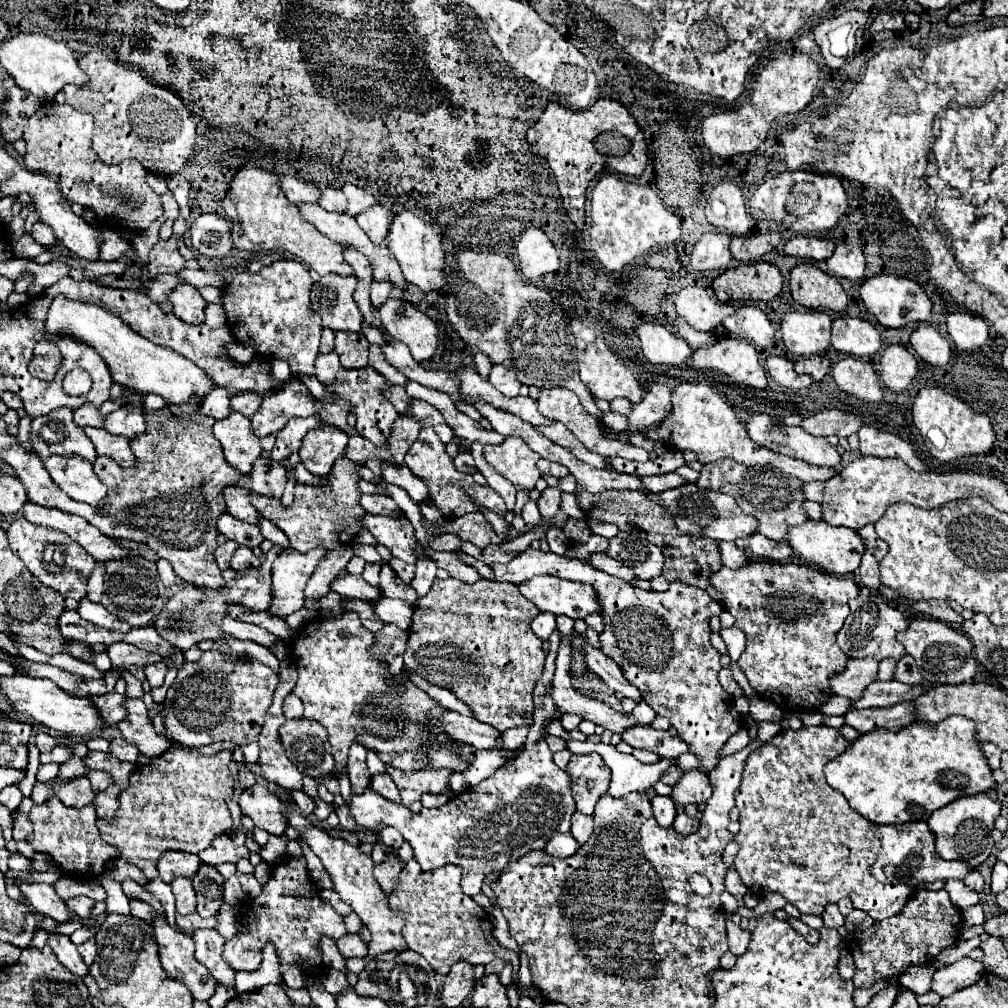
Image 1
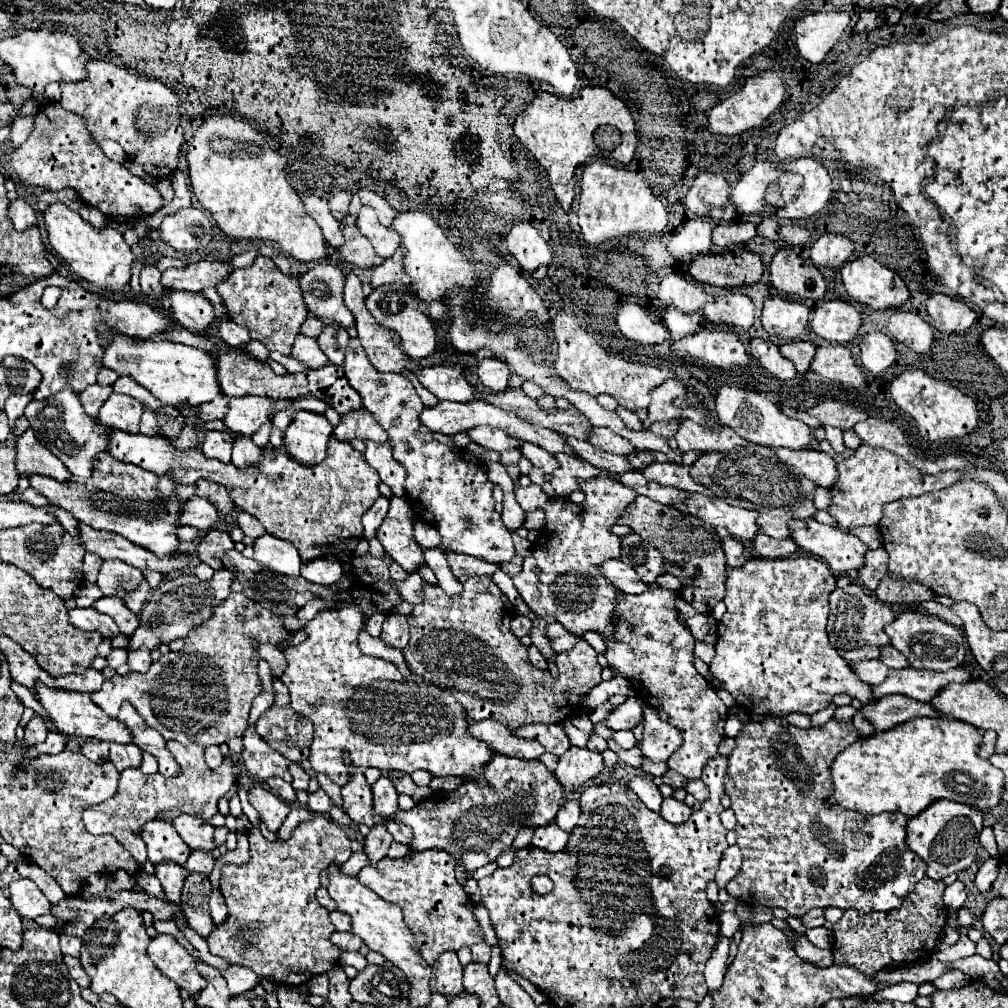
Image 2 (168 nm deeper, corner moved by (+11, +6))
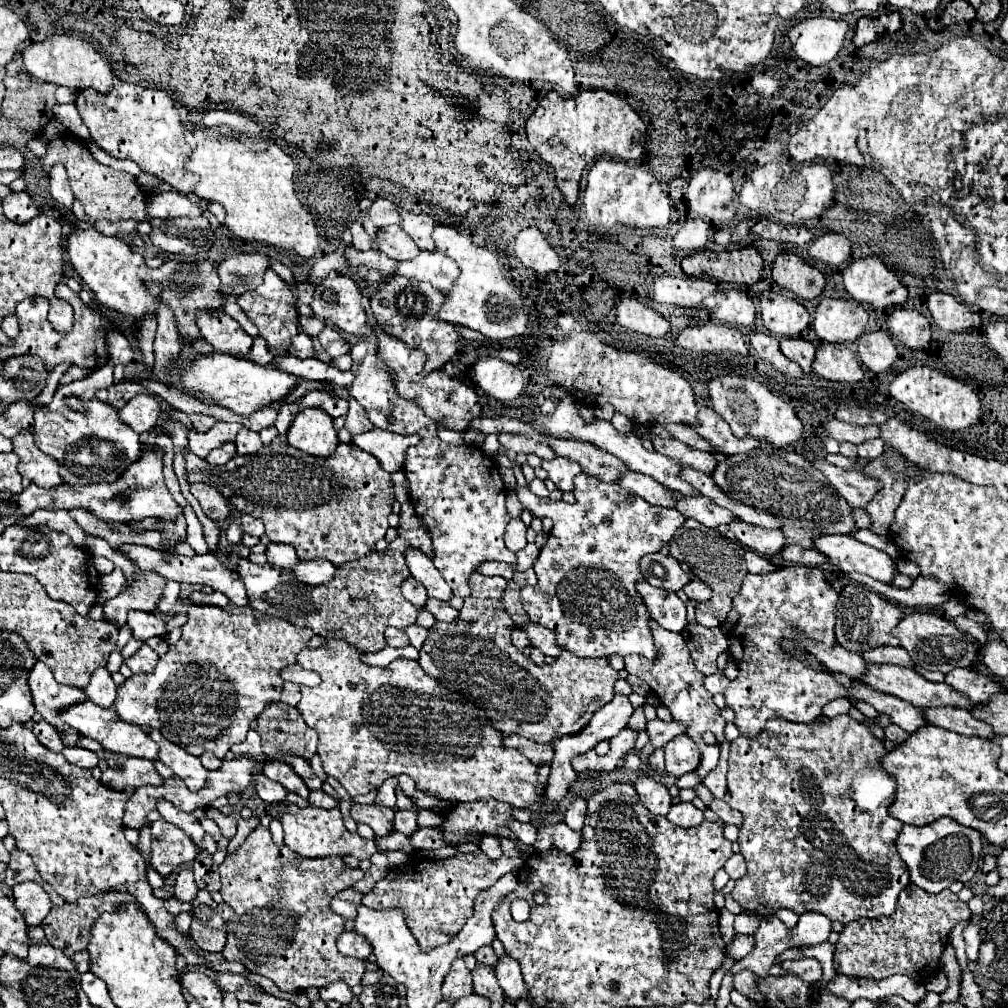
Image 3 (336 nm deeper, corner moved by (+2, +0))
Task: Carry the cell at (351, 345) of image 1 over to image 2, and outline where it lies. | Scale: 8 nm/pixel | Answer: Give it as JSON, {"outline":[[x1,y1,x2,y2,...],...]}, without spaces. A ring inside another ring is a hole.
{"outline":[[326,324,322,334,318,336,320,348,328,356,328,360,336,366,344,364,344,352,346,352,348,340,350,340,350,336,348,336,346,328,338,326,338,324]]}

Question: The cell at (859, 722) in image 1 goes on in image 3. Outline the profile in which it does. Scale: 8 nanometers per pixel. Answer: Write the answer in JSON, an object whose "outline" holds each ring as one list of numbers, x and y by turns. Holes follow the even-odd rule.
{"outline":[[925,708,925,718,929,720,929,724,957,732,957,734,965,734,965,736,979,736,979,738,997,738,997,734,993,732,993,728,977,718,971,716,969,710,963,708]]}

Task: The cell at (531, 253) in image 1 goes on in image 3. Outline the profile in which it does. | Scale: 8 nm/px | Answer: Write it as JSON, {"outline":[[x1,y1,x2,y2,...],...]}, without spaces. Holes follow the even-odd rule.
{"outline":[[529,226,523,228,515,240,515,256,531,270,535,270,537,274,547,274,553,272,561,266,557,252,553,250,553,246,545,240,545,236]]}

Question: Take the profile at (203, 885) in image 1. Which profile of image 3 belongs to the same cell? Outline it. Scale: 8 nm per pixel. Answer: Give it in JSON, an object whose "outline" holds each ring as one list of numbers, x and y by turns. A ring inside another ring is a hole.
{"outline":[[199,890,197,898,191,904,191,938,205,952,221,952,225,946,225,920,219,916,211,894,207,890]]}

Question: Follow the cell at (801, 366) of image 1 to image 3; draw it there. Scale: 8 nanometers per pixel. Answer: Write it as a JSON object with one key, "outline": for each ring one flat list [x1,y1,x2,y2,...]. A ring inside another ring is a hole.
{"outline":[[783,338,781,340,781,352,797,362,805,374,811,372,811,364,815,358,815,346,803,338]]}

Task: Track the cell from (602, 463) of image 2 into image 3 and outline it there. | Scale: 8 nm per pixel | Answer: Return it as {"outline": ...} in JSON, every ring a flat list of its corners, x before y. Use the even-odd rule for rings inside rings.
{"outline":[[627,472,621,480,619,486,623,486,625,490,631,490,635,494,639,494,643,500,647,500,649,504,657,504,663,508,675,508,677,506,677,494,673,494,671,490,663,488,659,482,655,482,653,478,639,474,639,472]]}

